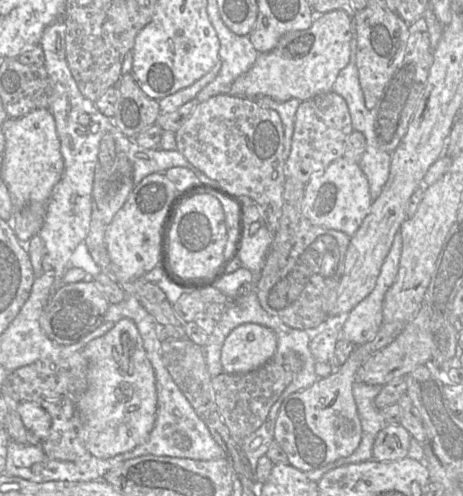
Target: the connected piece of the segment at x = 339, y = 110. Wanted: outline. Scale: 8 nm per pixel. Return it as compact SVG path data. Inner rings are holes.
M329 91L301 101L295 115L290 155L285 161L285 177L307 184L314 175L343 157L345 141L352 131L347 103L339 94Z

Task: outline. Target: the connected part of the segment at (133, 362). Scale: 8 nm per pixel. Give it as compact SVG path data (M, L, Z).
M121 319L104 335L90 341L82 353L88 363L87 387L77 410L85 448L96 458L108 459L144 443L155 424L157 392L155 372L135 323Z

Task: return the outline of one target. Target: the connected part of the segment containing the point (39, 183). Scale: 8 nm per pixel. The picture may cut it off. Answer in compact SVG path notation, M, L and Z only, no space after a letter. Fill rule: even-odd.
M49 108L36 109L21 118L8 117L2 125L5 137L1 177L13 204L12 227L18 240L27 244L43 225L48 200L64 171L56 122Z

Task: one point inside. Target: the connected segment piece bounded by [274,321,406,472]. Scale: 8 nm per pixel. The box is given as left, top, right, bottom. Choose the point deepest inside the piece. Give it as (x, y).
(318, 425)

